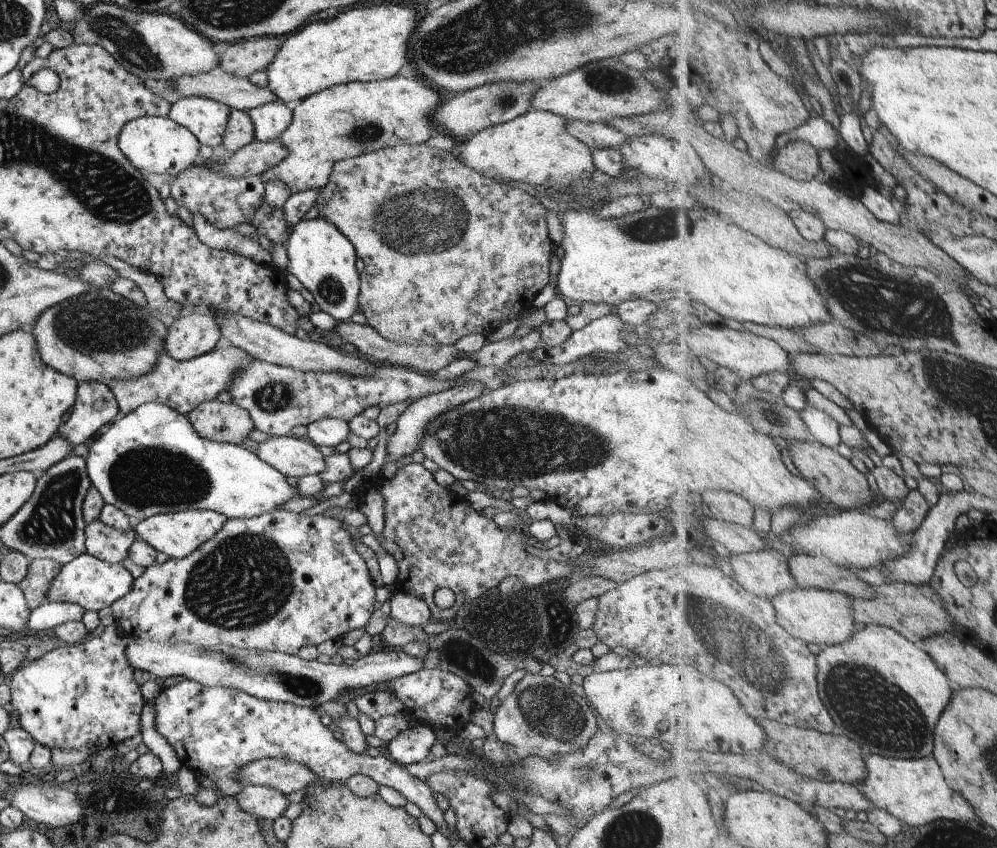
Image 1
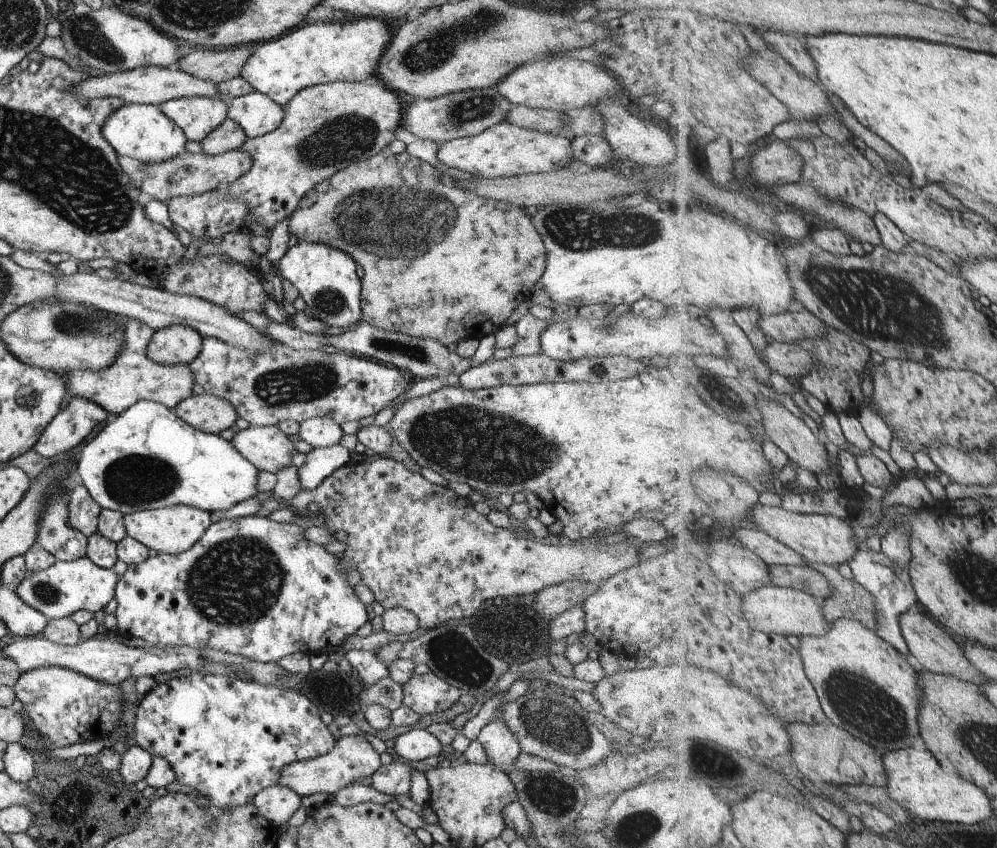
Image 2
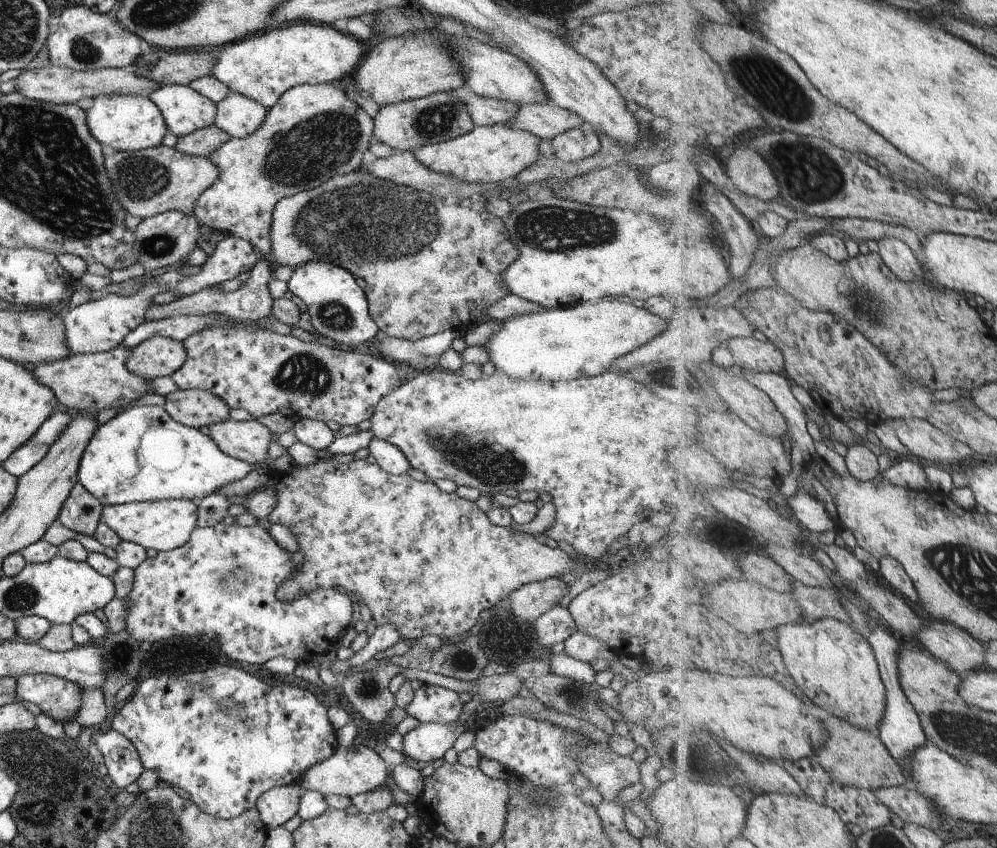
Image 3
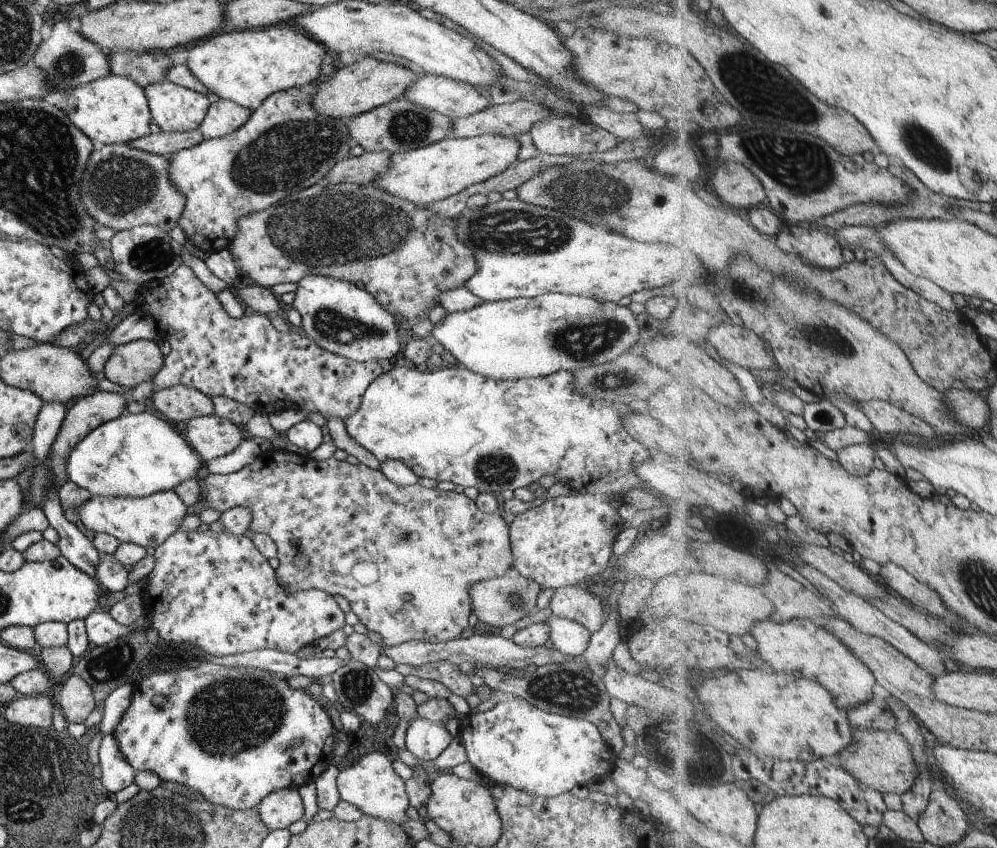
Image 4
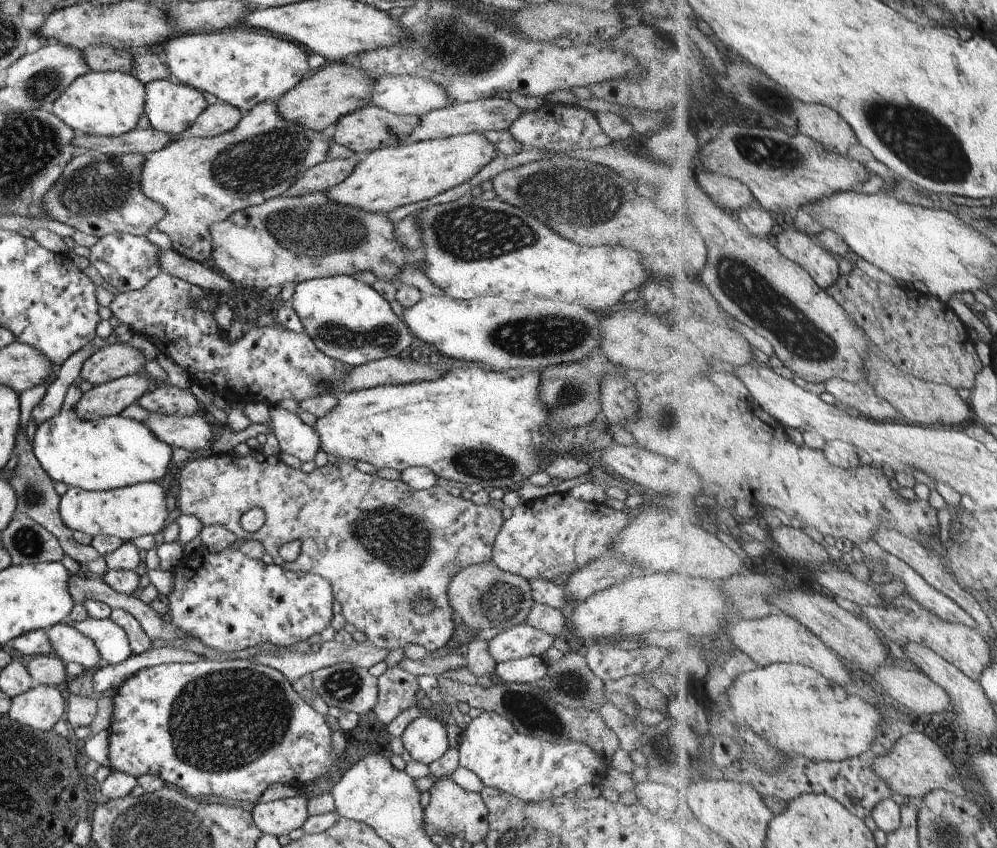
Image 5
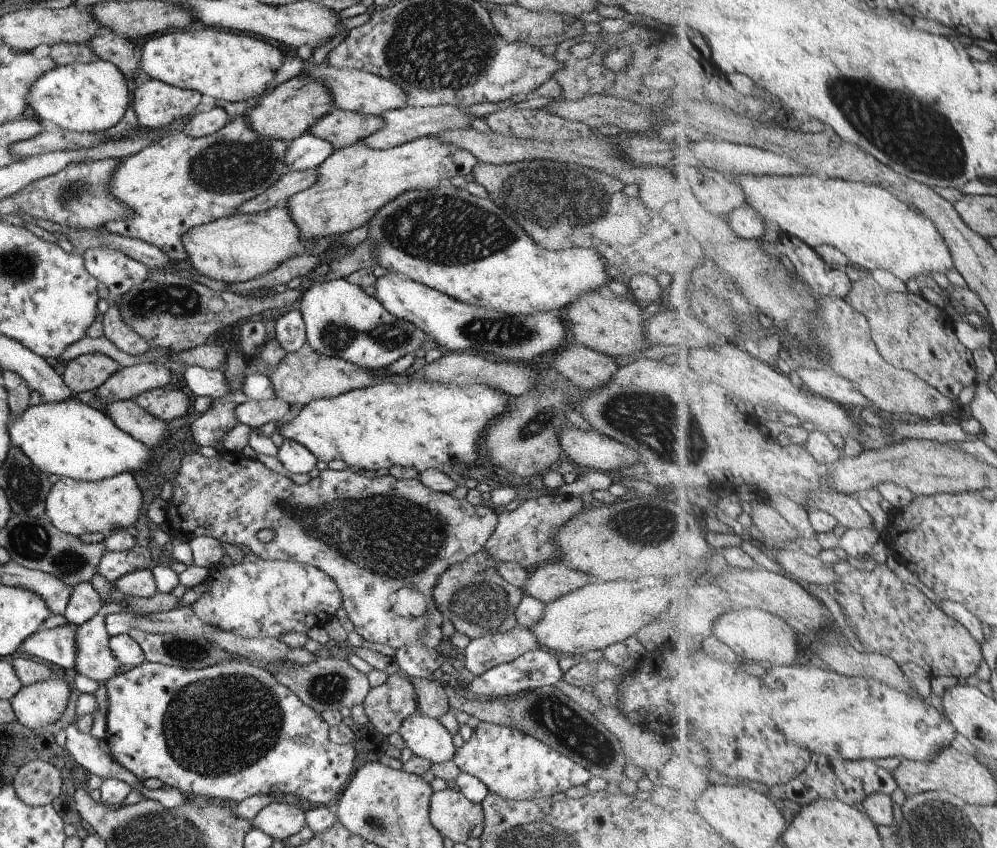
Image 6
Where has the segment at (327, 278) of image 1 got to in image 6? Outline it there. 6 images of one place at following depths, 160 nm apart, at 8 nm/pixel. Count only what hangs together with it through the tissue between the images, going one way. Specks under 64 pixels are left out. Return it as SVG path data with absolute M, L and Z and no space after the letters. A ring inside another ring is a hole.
M344 278L317 280L301 294L297 310L305 326L306 343L312 350L325 357L345 360L359 368L383 370L404 355L412 354L421 348L425 340L430 339L423 330L419 330L411 322L398 320L388 314L375 298L364 294L359 287L349 284Z

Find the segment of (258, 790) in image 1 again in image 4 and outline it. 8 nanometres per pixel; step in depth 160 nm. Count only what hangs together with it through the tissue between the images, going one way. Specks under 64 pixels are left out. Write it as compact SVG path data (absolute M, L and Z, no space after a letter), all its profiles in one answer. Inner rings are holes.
M294 787L271 792L259 802L256 810L268 831L287 829L290 824L301 820L304 812Z

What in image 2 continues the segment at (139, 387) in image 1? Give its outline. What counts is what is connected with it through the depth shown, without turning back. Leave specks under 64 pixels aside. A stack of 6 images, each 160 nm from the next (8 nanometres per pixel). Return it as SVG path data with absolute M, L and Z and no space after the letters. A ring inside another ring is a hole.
M133 317L124 318L124 342L114 361L100 371L69 371L65 376L71 397L83 397L113 414L122 413L137 401L155 401L173 410L178 402L191 396L194 376L186 364L164 365L151 361L146 348L151 328Z

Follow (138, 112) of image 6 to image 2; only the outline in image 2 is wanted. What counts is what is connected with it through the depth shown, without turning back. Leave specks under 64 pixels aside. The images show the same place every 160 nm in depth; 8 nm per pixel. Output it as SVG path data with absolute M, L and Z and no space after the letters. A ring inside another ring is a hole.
M181 97L159 105L160 111L174 122L186 140L200 142L217 128L227 114L226 104L213 97Z

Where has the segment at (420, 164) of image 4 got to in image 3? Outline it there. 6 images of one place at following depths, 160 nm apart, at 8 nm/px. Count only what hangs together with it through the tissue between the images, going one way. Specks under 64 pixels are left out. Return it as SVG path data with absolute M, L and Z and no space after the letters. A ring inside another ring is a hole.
M499 124L475 125L470 132L465 132L452 140L414 149L413 156L431 172L443 176L457 176L459 180L471 184L501 183L509 178L515 178L521 170L525 170L539 158L539 141L539 138L525 130L511 130Z

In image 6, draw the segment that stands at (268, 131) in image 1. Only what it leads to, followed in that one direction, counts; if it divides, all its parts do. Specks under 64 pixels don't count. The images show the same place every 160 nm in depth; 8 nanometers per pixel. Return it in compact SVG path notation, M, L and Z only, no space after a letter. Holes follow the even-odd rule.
M218 103L211 110L203 110L194 114L180 131L189 138L211 135L226 126L228 123L226 113L226 106Z

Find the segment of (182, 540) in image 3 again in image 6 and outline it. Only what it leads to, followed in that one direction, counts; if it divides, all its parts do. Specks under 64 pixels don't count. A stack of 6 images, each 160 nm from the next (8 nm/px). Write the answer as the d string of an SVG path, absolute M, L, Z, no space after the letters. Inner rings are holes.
M129 472L95 481L71 480L59 476L45 494L43 514L54 529L77 538L85 533L113 532L132 526L139 518L143 504L141 488L139 478Z

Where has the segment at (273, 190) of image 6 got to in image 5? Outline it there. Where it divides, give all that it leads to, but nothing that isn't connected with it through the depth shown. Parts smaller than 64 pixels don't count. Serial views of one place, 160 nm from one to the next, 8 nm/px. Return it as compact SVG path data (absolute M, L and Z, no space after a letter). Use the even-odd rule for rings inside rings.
M354 154L347 159L325 160L312 168L307 168L303 176L283 192L283 196L296 197L316 191L324 192L345 180L362 156L363 154Z

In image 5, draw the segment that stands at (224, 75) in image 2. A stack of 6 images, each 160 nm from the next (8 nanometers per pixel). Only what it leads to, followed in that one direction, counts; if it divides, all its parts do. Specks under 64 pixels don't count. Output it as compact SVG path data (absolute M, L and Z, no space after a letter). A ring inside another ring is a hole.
M90 47L79 51L85 68L89 71L120 71L129 73L133 70L131 52L110 47Z

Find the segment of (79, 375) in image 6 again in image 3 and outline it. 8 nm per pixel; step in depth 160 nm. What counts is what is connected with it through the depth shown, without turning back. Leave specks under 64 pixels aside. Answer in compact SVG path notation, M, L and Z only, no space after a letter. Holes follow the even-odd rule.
M153 335L129 350L125 370L149 381L160 376L170 376L183 362L185 348L181 341Z

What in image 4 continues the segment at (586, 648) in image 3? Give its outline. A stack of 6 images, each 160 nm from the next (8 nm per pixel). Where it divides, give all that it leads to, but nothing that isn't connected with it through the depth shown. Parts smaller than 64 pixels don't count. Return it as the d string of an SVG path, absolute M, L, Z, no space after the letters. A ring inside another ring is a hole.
M552 613L543 622L549 630L548 639L559 654L573 657L587 648L589 633L581 624Z

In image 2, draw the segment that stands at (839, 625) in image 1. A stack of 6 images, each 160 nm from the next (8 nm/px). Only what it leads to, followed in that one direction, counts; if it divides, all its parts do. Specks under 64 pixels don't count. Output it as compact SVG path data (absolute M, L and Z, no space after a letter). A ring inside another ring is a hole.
M771 584L754 590L742 598L742 609L746 618L757 631L785 636L793 634L797 637L805 635L820 637L833 628L833 623L827 620L823 608L821 608L820 600L808 592Z

